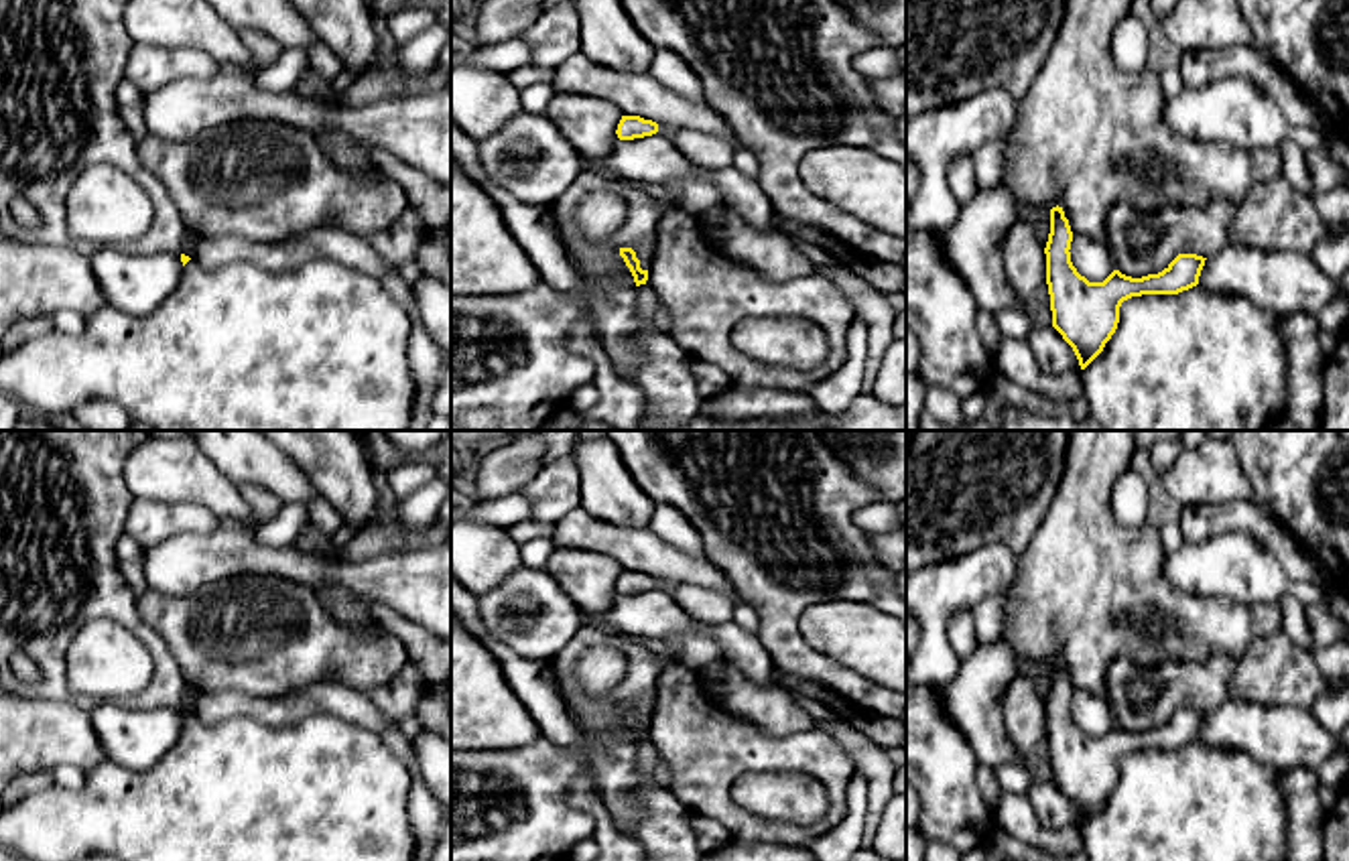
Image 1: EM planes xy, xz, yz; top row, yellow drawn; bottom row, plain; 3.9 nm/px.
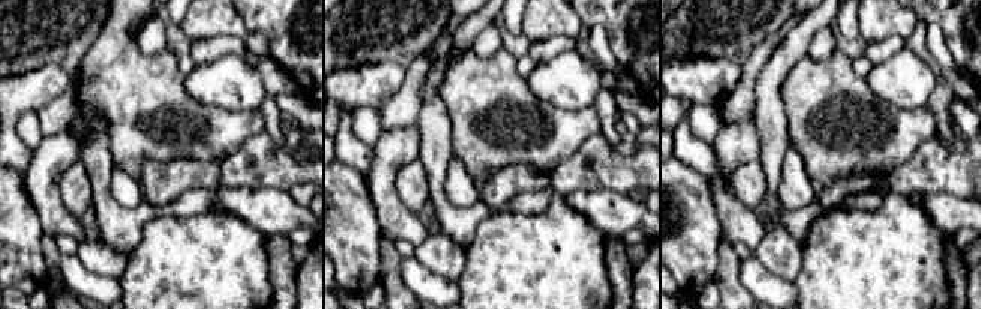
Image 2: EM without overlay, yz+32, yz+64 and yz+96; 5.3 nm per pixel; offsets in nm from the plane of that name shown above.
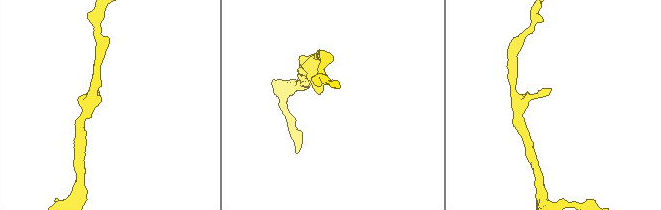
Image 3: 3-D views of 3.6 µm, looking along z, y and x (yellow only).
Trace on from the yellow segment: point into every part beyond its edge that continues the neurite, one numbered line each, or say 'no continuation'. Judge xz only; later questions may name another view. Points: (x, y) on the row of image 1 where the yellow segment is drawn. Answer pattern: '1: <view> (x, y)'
no continuation

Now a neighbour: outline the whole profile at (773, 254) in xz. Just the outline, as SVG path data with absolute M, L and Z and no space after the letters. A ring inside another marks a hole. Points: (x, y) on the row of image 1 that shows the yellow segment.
M725 207L723 225L705 234L707 244L729 262L754 268L772 282L805 278L815 272L817 260L798 250L780 229L756 229L731 207Z

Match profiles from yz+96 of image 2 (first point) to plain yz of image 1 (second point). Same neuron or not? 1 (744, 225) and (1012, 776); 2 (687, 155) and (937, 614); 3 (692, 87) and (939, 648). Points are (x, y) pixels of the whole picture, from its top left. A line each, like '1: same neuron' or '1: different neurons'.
1: different neurons
2: same neuron
3: same neuron

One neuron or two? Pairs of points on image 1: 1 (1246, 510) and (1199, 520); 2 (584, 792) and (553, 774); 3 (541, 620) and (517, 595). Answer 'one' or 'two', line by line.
1: one
2: two
3: one

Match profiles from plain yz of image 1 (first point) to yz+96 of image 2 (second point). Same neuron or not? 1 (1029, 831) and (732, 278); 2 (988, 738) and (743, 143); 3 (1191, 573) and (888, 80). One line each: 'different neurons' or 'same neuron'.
1: different neurons
2: same neuron
3: same neuron

